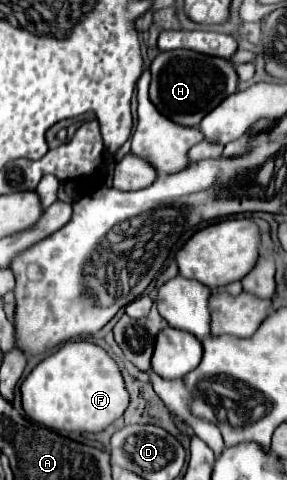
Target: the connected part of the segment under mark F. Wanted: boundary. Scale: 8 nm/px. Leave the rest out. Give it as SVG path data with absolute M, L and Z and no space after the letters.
M67 341L59 351L43 359L21 385L23 409L35 423L53 431L99 433L117 421L129 407L117 363L105 349L89 341Z

